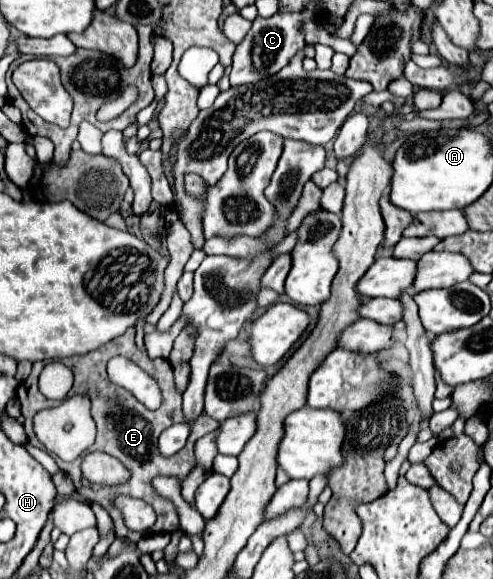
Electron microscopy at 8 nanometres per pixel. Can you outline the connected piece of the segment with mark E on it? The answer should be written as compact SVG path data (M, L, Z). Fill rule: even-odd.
M129 327L125 335L117 337L115 341L109 341L107 345L103 345L103 347L97 349L97 351L91 351L91 353L85 353L85 355L73 355L71 359L59 359L59 361L65 363L65 365L73 371L73 375L75 375L75 383L73 383L73 387L71 387L71 391L69 391L67 397L73 397L73 395L79 395L79 393L81 393L81 395L89 395L89 399L91 399L91 417L93 417L95 423L97 423L97 441L95 441L95 445L91 447L91 451L105 451L105 453L117 457L117 459L129 469L131 477L129 477L129 481L125 481L125 483L121 483L121 485L117 485L117 487L97 487L97 485L89 483L87 479L83 479L83 477L79 475L79 463L81 463L79 459L73 461L73 463L65 463L65 461L61 461L61 459L55 459L57 465L59 465L59 469L63 469L65 473L69 473L69 475L73 477L73 481L75 481L75 491L77 491L85 501L89 501L89 503L99 503L99 505L113 517L113 521L115 521L115 535L117 535L119 539L127 539L127 541L131 541L131 543L137 543L137 541L139 541L141 537L145 537L145 535L151 535L151 533L171 533L173 529L177 529L179 517L175 517L175 509L171 509L171 503L167 503L167 499L159 497L159 495L151 489L151 479L153 479L155 475L175 475L175 477L179 477L179 479L183 481L185 475L187 475L187 473L191 471L191 467L195 465L195 455L193 455L193 445L195 445L195 441L197 441L199 437L203 437L203 435L215 431L221 423L215 421L213 417L207 417L205 413L201 413L199 417L195 417L195 419L191 421L191 425L189 425L189 427L191 427L191 435L189 435L189 439L187 439L187 445L185 445L179 453L175 453L173 457L161 457L161 455L157 453L157 437L159 437L159 433L161 433L163 429L171 427L171 423L181 423L181 421L185 419L185 415L183 415L183 403L181 403L181 393L177 391L177 387L175 387L175 383L173 383L171 367L169 367L169 365L167 365L165 369L157 367L159 361L149 359L149 355L147 355L145 351L141 351L141 349L135 345L135 327ZM115 355L125 355L125 357L129 357L131 361L135 361L141 369L145 369L145 371L159 383L159 387L161 387L161 391L163 391L163 405L161 405L157 411L145 409L129 391L125 391L123 387L119 387L119 385L115 385L115 383L109 381L109 377L107 377L107 361L109 361L111 357L115 357ZM115 493L125 493L125 495L131 495L131 497L137 497L137 499L147 501L147 503L155 509L155 513L157 513L155 525L153 525L151 529L143 531L143 533L129 531L129 529L125 527L123 519L121 519L121 513L119 513L119 511L113 507L113 503L111 503L111 497L113 497Z

